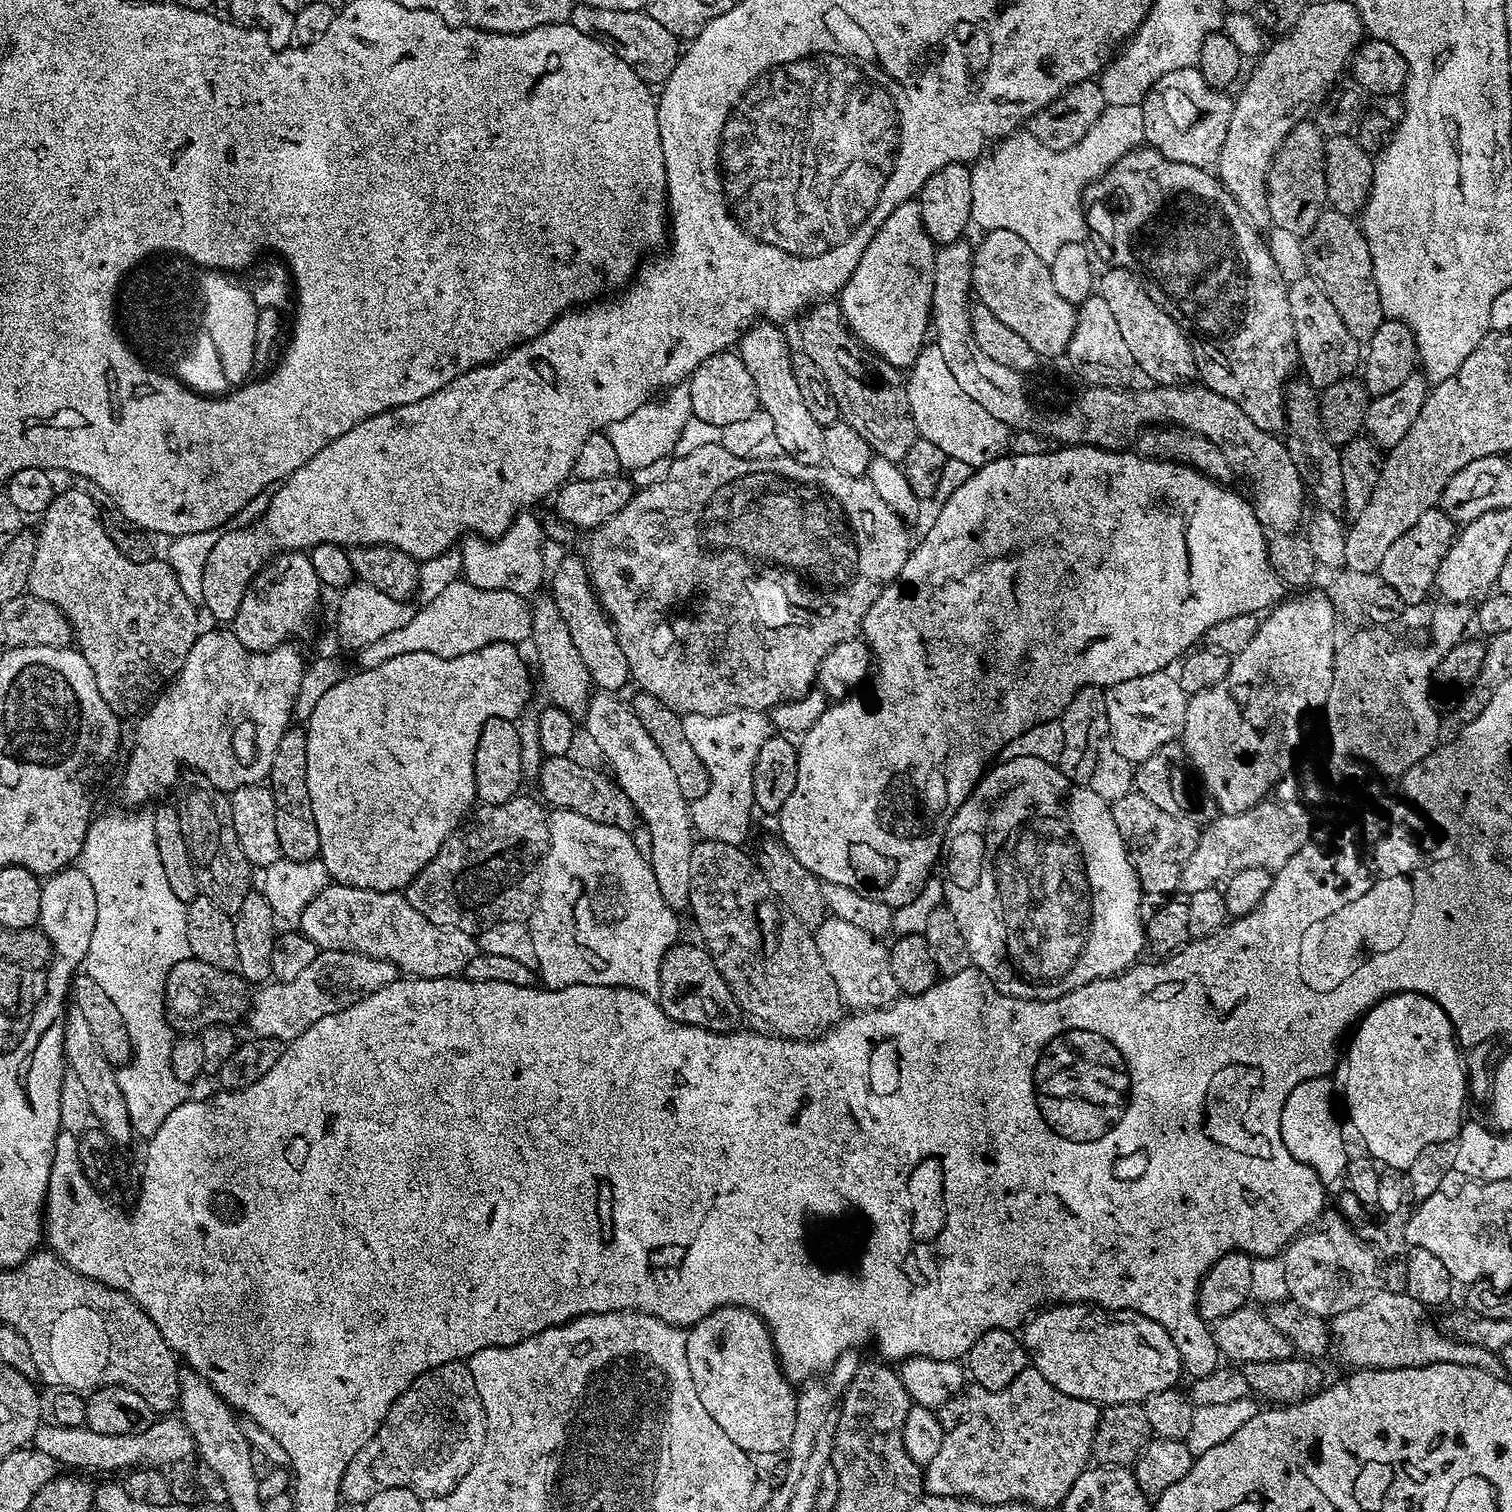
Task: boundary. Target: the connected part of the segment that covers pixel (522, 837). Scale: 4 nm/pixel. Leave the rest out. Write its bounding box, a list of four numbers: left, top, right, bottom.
[403,794,550,936]

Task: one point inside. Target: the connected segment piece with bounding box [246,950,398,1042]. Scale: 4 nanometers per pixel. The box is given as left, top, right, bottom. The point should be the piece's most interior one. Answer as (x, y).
(335, 980)

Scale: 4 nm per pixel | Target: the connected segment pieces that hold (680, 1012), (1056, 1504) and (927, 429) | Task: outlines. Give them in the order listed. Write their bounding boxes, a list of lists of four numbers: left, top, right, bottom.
[[658,942,742,1032],[923,1366,1101,1509],[906,370,1012,470]]

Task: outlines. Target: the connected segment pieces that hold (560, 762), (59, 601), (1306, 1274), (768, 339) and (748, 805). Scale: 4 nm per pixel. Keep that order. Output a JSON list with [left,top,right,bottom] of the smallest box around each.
[[536,755,640,832],[28,486,202,717],[1282,1210,1382,1318],[738,322,824,464],[680,708,774,845]]

